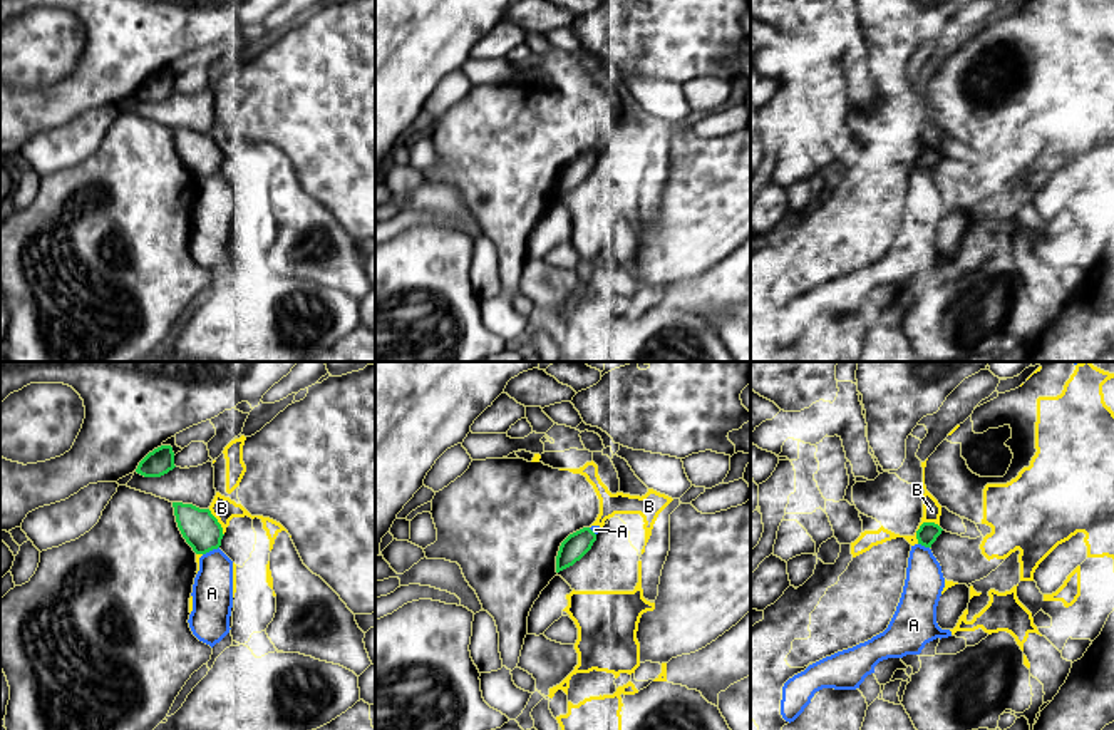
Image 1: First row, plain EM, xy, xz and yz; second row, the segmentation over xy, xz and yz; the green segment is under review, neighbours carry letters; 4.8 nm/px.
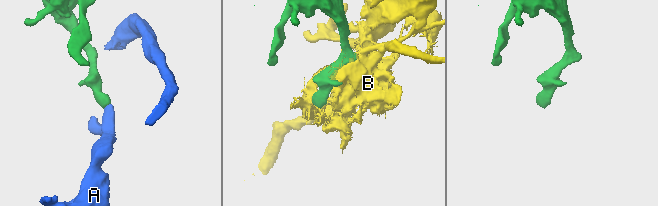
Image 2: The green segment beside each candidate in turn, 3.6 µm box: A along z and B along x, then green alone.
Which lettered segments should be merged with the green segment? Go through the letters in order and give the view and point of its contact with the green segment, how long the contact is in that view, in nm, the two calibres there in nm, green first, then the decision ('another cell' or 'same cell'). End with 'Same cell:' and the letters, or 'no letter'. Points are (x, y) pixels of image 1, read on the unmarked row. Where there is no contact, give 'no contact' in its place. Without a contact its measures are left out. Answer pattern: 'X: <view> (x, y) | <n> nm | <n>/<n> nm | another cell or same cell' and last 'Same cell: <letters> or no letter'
A: xy (210, 174) | 90 nm | 180/190 nm | another cell
B: yz (920, 151) | 140 nm | 100/90 nm | another cell
Same cell: no letter

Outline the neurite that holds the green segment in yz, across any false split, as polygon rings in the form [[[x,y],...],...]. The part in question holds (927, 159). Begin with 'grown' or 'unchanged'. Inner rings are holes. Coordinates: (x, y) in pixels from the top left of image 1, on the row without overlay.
unchanged; [[[923,147],[920,154],[916,156],[918,169],[925,172],[931,172],[931,169],[936,166],[941,156],[943,154],[935,147]]]

